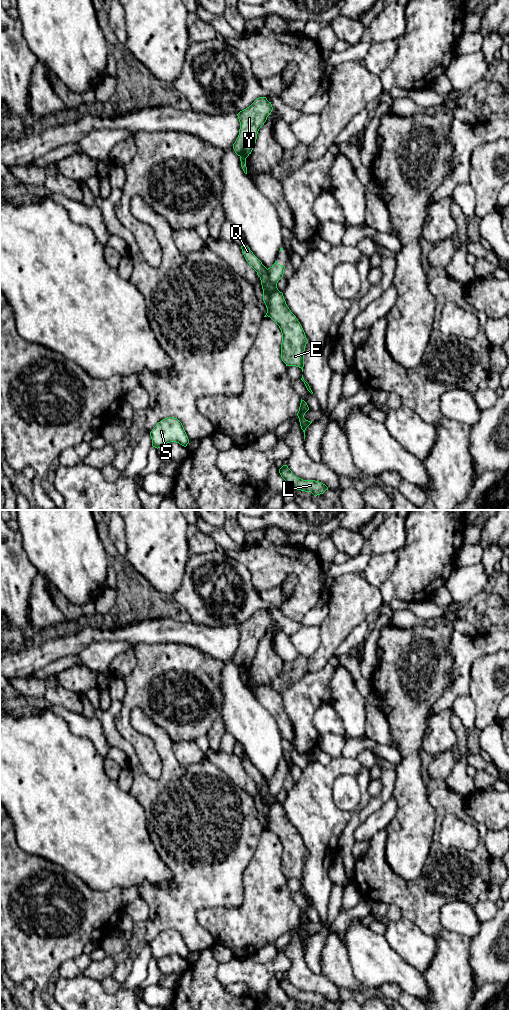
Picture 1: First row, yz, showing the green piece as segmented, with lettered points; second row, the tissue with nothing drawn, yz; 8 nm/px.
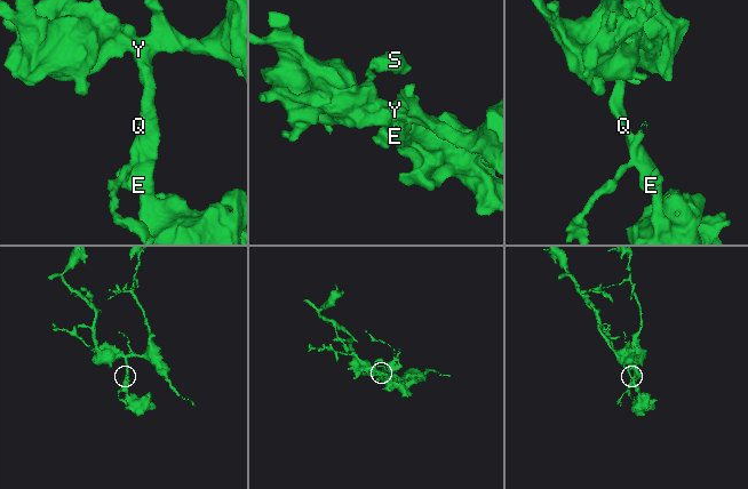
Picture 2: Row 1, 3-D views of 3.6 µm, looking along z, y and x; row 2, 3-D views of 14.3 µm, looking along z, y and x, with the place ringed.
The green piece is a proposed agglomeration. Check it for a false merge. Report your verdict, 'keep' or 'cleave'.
cleave

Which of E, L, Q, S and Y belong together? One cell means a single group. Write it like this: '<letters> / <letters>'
E L Q Y / S

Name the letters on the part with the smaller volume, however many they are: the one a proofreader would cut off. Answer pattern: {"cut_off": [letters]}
{"cut_off": ["S"]}

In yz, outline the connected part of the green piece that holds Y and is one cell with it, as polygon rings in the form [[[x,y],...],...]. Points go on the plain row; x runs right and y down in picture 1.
[[[259,609],[249,619],[237,626],[240,641],[233,661],[240,669],[241,679],[245,686],[247,686],[246,670],[251,666],[258,643],[264,637],[272,622],[271,614],[266,609]]]

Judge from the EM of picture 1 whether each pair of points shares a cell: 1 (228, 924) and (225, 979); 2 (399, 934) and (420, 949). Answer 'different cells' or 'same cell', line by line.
1: different cells
2: same cell

